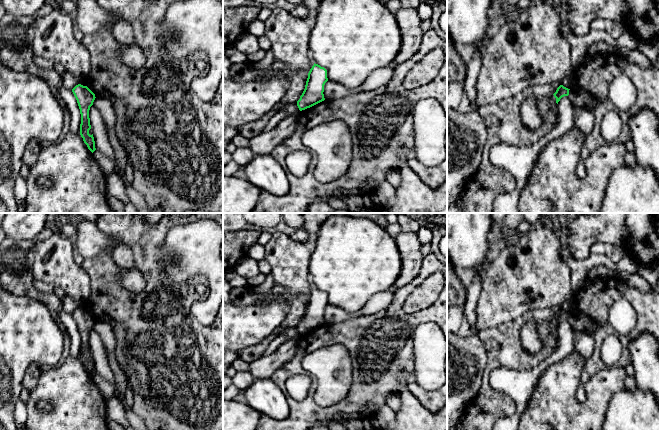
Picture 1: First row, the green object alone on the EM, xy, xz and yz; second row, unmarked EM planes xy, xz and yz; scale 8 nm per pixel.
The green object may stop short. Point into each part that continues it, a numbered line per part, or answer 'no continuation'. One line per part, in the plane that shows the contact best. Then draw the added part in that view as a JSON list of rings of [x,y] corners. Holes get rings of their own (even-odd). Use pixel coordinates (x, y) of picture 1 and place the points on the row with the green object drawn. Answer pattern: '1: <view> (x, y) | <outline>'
no continuation

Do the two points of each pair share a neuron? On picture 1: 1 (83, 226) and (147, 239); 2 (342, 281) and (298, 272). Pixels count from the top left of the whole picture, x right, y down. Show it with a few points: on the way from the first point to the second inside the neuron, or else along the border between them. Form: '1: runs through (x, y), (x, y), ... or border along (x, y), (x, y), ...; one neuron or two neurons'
1: border along (95, 223), (111, 239), (113, 245), (119, 242); two neurons
2: border along (310, 253), (308, 261), (309, 279), (314, 286); two neurons

